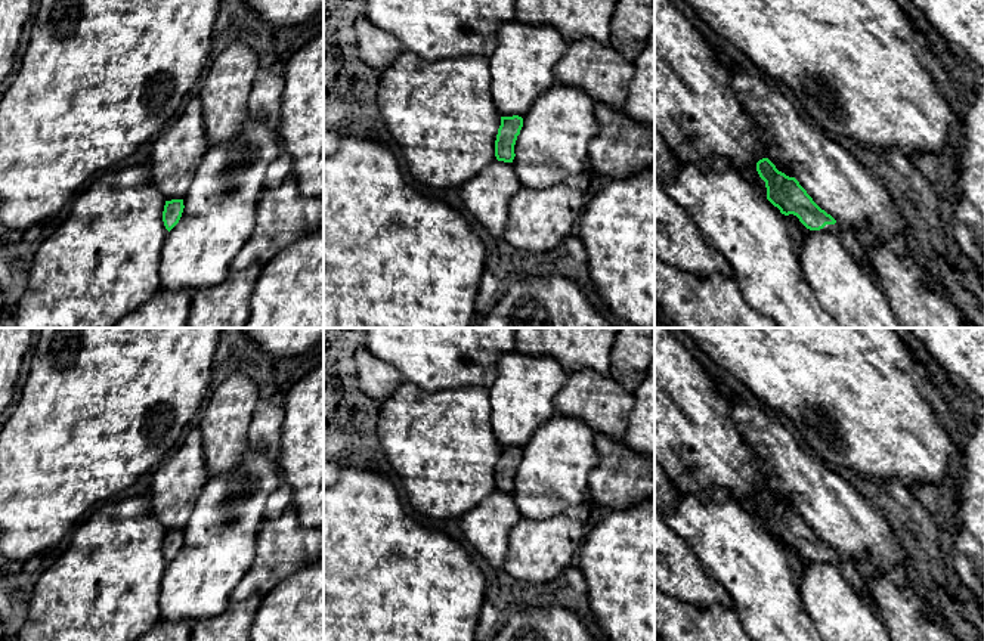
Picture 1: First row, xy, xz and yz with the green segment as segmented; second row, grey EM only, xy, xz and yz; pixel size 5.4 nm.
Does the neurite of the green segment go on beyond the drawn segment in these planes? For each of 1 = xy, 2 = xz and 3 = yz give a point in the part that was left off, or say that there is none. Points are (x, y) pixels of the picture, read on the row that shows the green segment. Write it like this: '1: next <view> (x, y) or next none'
1: next none
2: next none
3: next yz (848, 240)

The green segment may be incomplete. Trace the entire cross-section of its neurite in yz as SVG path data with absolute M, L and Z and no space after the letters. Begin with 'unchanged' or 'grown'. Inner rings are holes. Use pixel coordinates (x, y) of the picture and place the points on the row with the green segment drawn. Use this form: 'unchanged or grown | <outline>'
grown | M762 158L756 162L756 171L765 182L767 199L780 210L782 214L793 214L810 230L836 233L841 244L848 250L863 273L878 284L878 276L866 254L864 247L858 242L854 232L844 229L836 220L821 210L795 177L779 171L776 165Z

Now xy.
unchanged | M183 199L165 201L163 222L168 232L179 223L183 208Z

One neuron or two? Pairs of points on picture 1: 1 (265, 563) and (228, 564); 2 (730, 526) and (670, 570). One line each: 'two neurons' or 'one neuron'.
1: two neurons
2: two neurons

